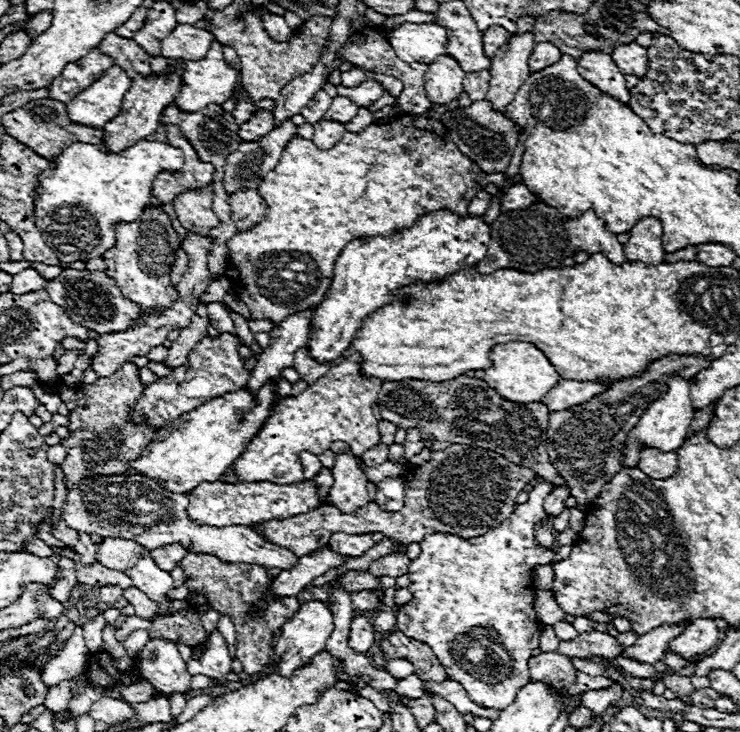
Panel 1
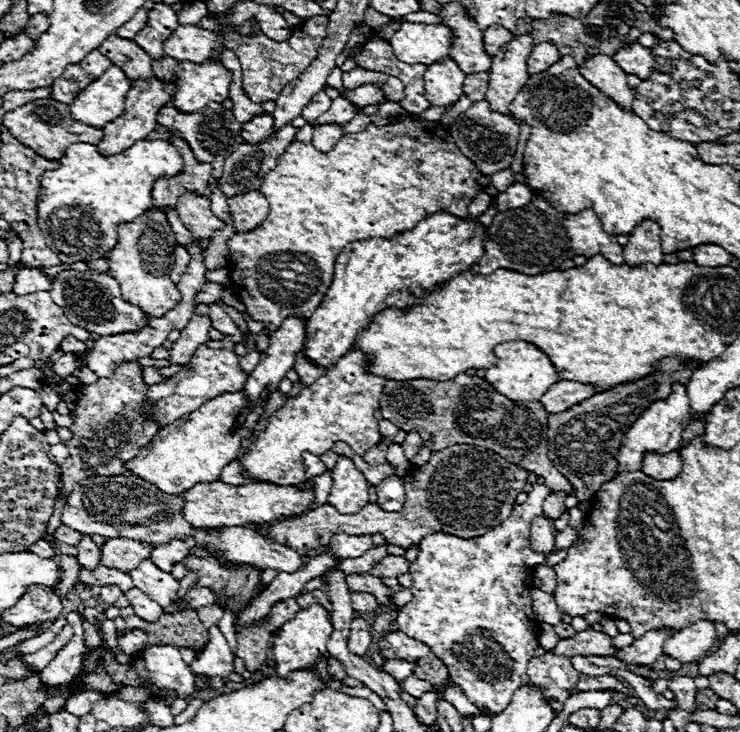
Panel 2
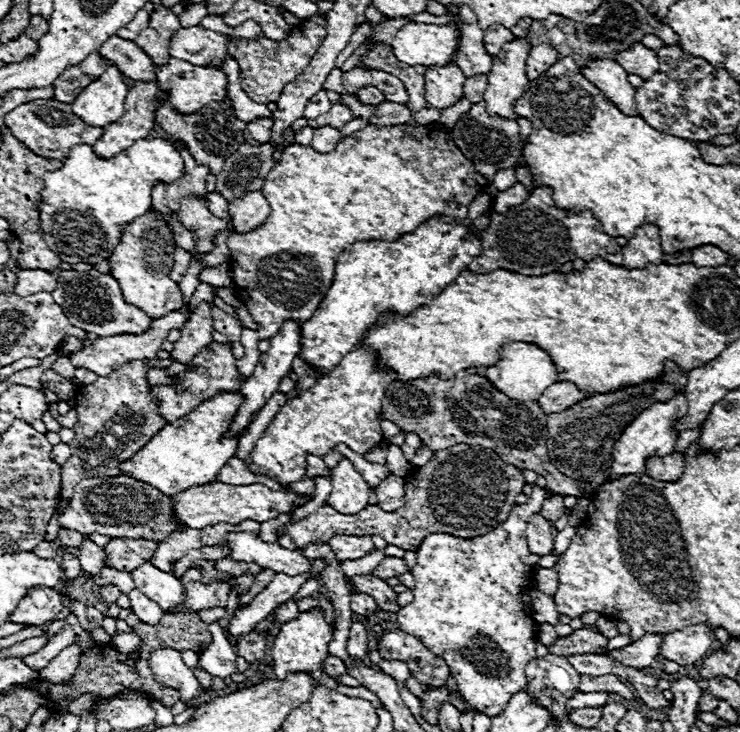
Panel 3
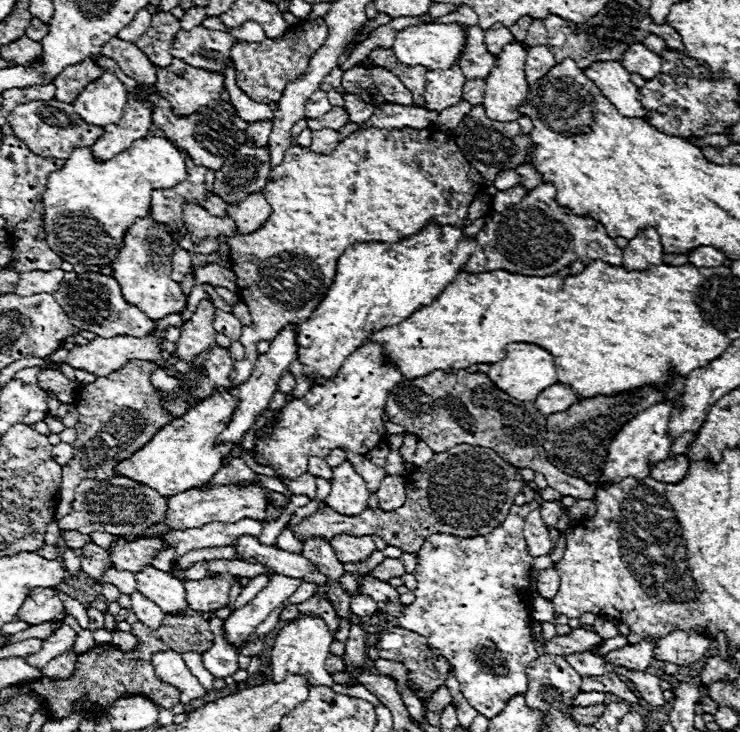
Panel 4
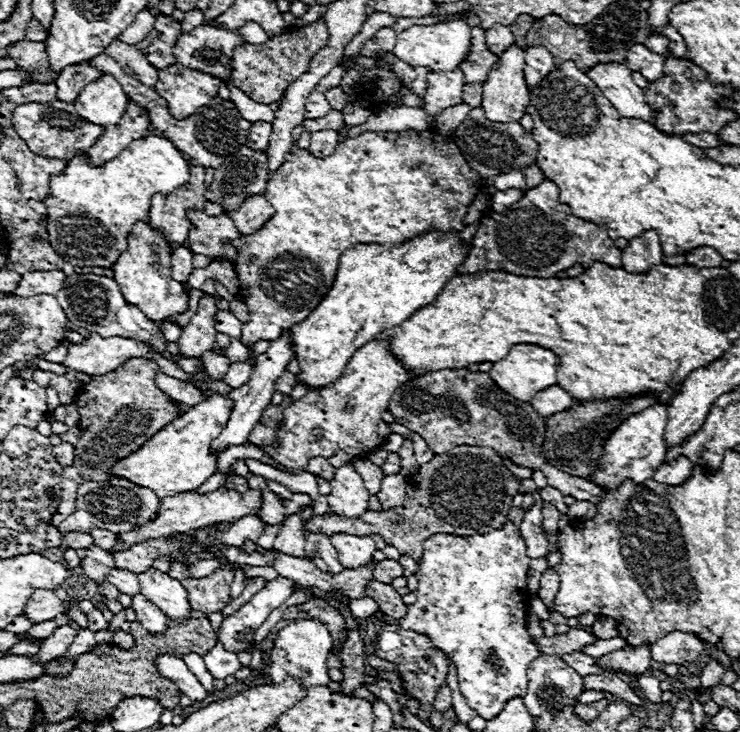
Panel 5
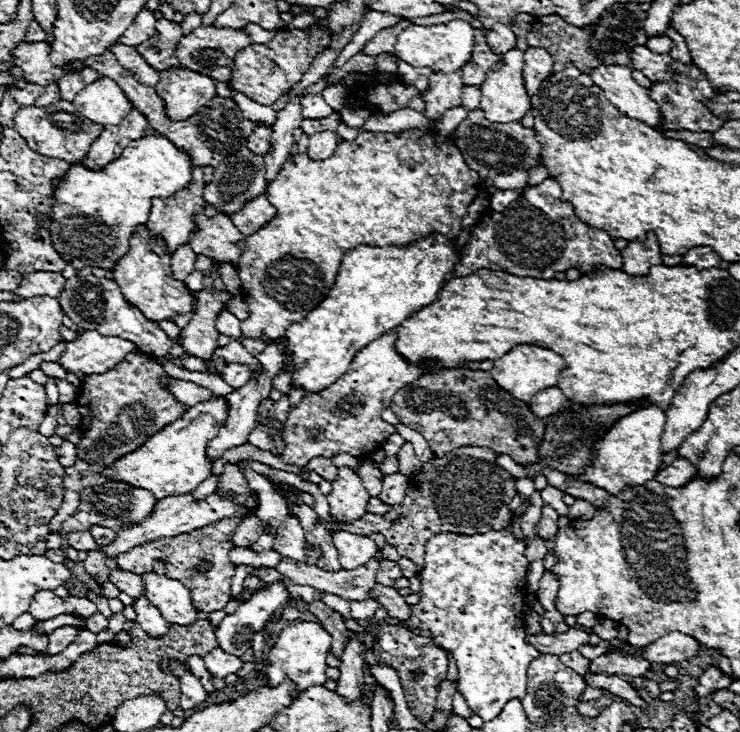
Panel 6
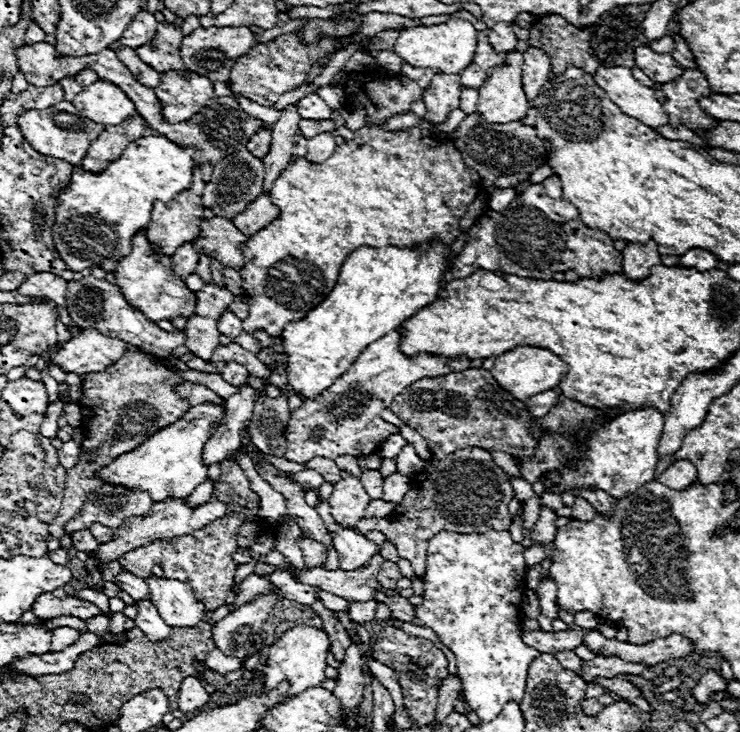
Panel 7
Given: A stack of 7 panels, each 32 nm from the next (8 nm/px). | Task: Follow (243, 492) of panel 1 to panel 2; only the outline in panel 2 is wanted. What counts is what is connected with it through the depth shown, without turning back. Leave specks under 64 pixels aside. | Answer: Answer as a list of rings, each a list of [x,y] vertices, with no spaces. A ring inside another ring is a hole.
[[[250,482],[250,484],[196,484],[182,494],[186,498],[184,518],[194,526],[242,526],[242,524],[262,524],[270,520],[278,520],[282,516],[290,518],[306,512],[310,504],[314,504],[314,488],[298,490],[296,486],[276,486],[268,482]]]

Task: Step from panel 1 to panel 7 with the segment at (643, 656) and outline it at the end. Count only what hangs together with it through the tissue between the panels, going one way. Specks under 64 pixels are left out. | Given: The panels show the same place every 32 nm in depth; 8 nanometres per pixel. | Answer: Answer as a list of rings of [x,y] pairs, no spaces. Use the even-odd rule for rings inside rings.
[[[596,656],[594,660],[588,660],[584,664],[584,672],[580,674],[586,682],[590,682],[596,676],[618,676],[618,674],[632,674],[632,676],[640,676],[648,666],[646,664],[630,664],[626,660],[620,660],[618,656]]]

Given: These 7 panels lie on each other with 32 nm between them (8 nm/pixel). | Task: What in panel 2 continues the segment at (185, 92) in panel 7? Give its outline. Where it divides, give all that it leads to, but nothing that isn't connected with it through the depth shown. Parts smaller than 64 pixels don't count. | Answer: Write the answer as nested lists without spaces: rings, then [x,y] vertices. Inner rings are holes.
[[[212,54],[212,60],[204,60],[204,64],[188,64],[188,62],[178,62],[172,58],[164,58],[164,60],[152,60],[152,68],[156,78],[162,78],[164,82],[168,82],[172,76],[178,78],[178,90],[172,98],[172,104],[180,110],[180,112],[196,112],[200,108],[204,108],[208,102],[218,102],[222,104],[224,100],[228,100],[230,94],[230,84],[232,84],[232,72],[224,68],[222,60],[218,54]]]

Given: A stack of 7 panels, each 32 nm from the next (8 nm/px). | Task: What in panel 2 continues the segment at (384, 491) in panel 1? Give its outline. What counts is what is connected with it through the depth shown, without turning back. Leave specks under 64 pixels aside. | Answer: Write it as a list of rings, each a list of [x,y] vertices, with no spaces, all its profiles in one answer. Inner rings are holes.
[[[388,476],[376,486],[376,494],[382,510],[400,510],[404,506],[404,480],[400,476]]]

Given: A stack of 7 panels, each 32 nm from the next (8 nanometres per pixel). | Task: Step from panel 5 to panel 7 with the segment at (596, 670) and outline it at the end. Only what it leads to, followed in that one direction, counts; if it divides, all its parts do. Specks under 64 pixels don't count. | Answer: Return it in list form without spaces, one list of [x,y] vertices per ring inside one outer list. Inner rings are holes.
[[[558,652],[558,654],[554,654],[554,656],[558,658],[558,662],[560,662],[564,668],[580,674],[580,666],[584,664],[584,660],[578,658],[574,652]]]

